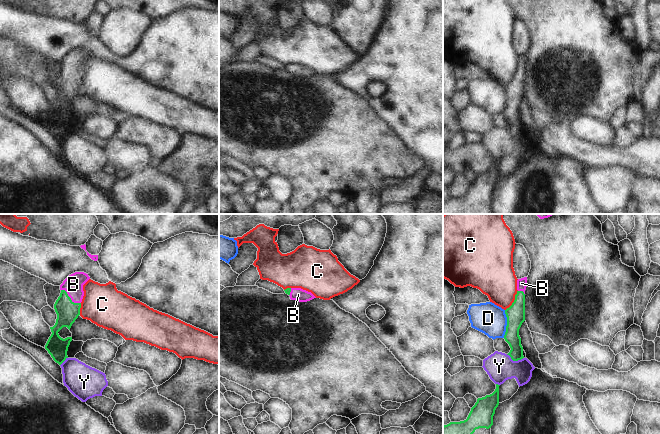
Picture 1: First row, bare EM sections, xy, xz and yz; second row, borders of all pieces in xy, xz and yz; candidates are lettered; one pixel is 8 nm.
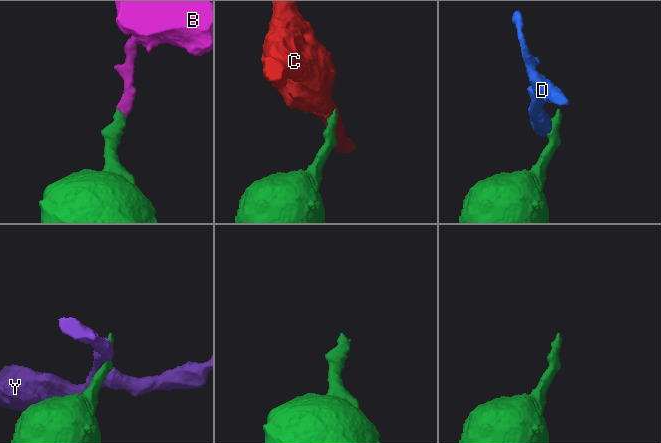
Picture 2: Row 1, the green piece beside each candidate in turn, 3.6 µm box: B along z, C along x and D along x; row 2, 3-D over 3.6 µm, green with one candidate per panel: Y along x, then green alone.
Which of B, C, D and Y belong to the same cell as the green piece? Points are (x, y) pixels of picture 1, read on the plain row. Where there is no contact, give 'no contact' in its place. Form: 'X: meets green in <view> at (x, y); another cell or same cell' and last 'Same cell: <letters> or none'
B: meets green in xy at (70, 74); same cell
C: meets green in yz at (514, 76); another cell
D: meets green in yz at (507, 100); another cell
Y: meets green in yz at (515, 136); another cell
Same cell: B

